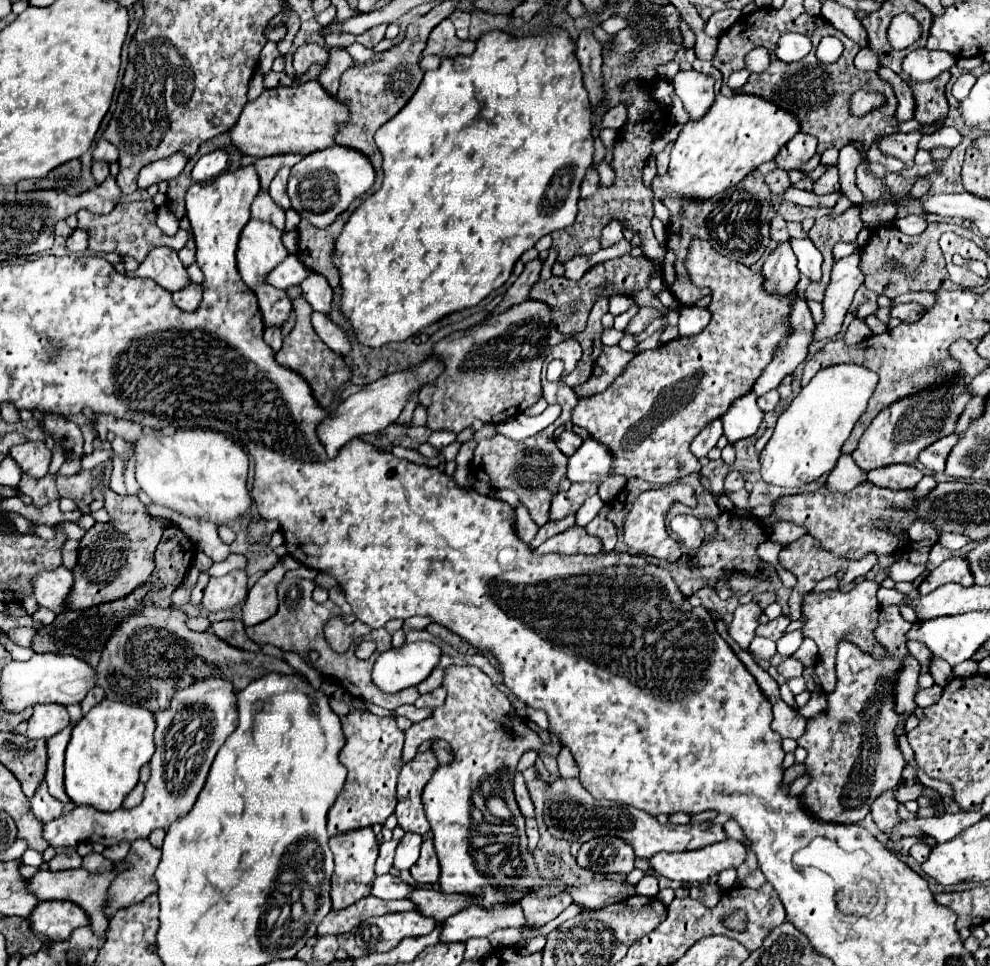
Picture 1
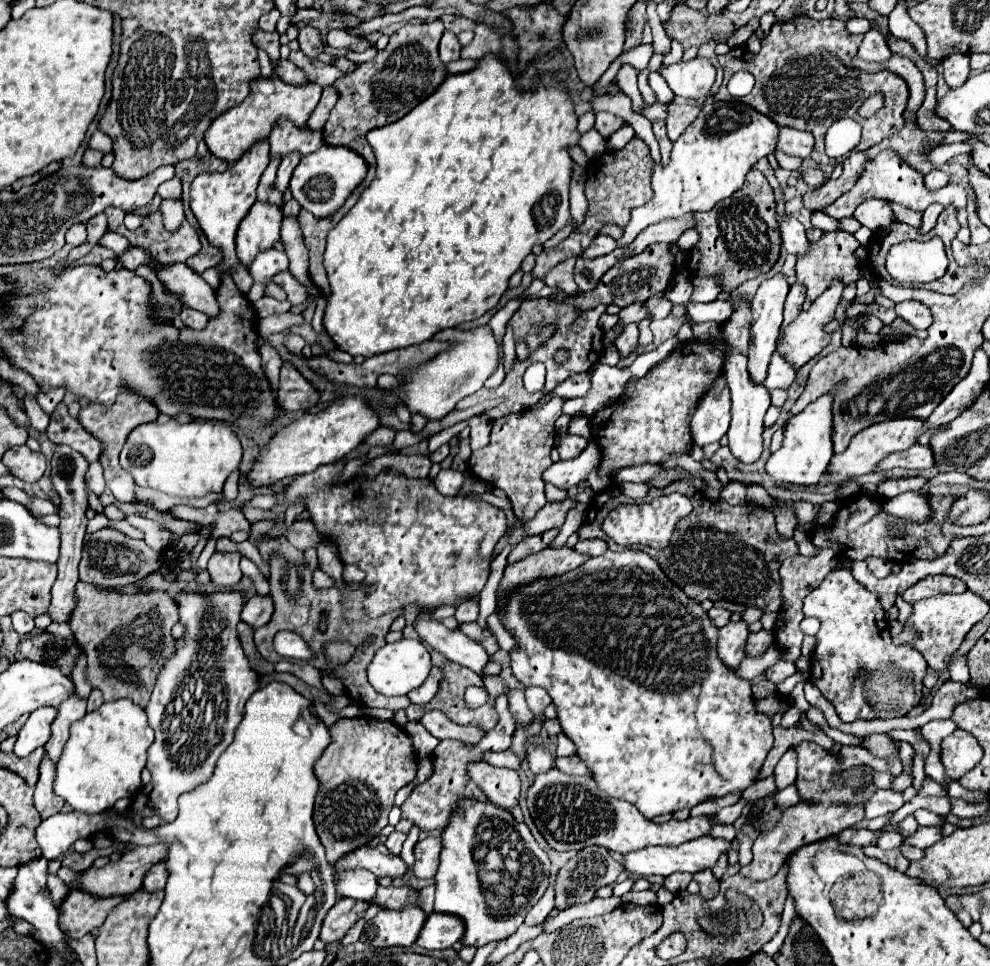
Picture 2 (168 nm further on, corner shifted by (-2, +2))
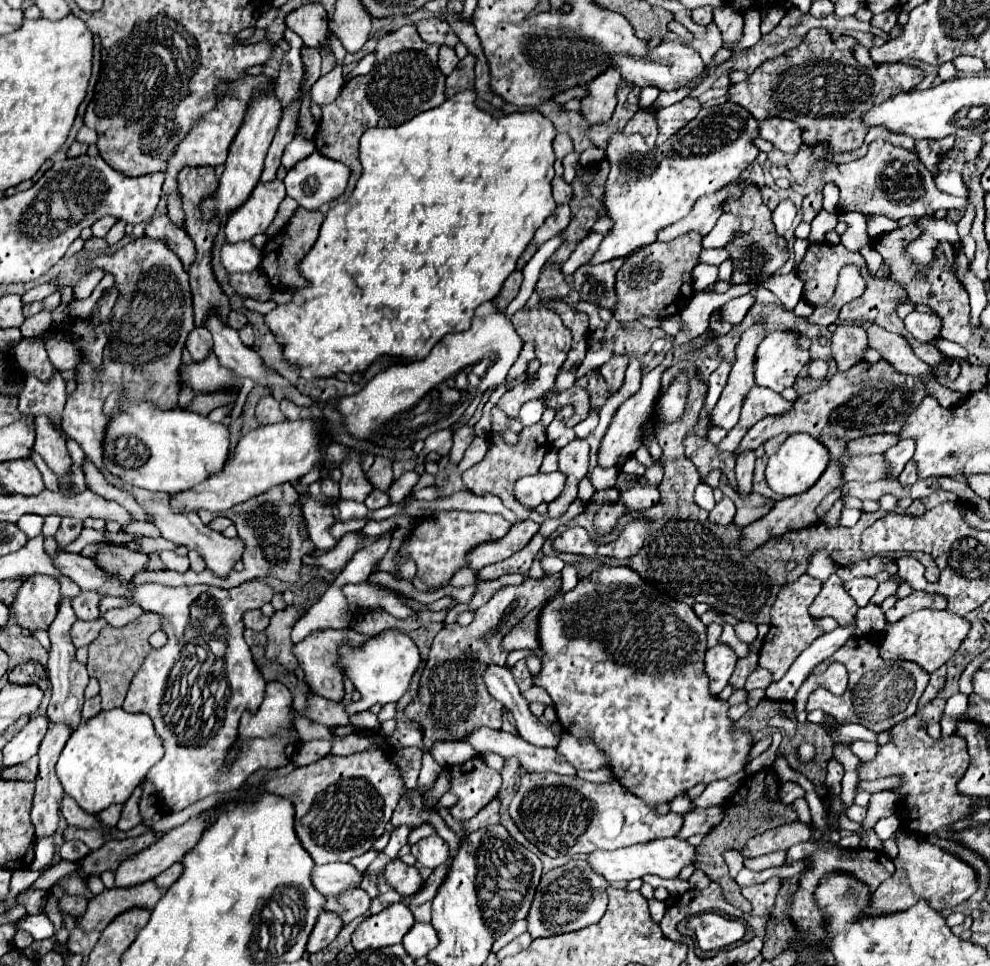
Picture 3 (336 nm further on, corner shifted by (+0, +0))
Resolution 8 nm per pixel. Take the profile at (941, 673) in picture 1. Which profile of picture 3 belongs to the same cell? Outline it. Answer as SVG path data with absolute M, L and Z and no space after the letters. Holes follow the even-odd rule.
M918 610L908 614L896 624L888 624L880 634L880 656L884 660L910 660L924 672L938 670L962 644L970 630L970 624L948 610Z

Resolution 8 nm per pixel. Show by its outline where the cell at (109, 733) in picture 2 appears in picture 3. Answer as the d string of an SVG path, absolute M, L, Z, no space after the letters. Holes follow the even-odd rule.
M122 708L104 710L72 732L58 758L56 776L84 812L98 814L112 804L124 804L162 754L164 748L146 714L130 714Z

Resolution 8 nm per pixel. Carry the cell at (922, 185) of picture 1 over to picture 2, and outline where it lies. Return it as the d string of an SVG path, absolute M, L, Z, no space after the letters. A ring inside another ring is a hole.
M932 170L930 174L924 176L924 184L926 188L942 188L948 184L948 174L942 170Z

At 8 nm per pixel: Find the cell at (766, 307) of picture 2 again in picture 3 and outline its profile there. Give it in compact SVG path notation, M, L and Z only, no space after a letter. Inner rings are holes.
M752 324L742 334L740 344L736 346L736 362L732 364L728 384L710 414L712 426L724 428L724 430L732 430L736 426L740 408L744 404L744 396L754 386L754 354L764 334L766 330L762 324Z

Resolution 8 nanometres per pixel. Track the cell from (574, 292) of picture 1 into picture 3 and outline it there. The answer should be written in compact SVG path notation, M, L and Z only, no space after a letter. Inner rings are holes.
M684 234L672 242L654 242L650 246L644 246L626 262L616 274L616 294L618 294L618 308L616 308L616 320L618 322L630 322L640 316L650 318L668 318L678 314L684 304L692 298L690 282L692 282L692 270L700 262L700 246L702 234ZM686 284L686 298L682 292L682 286Z

